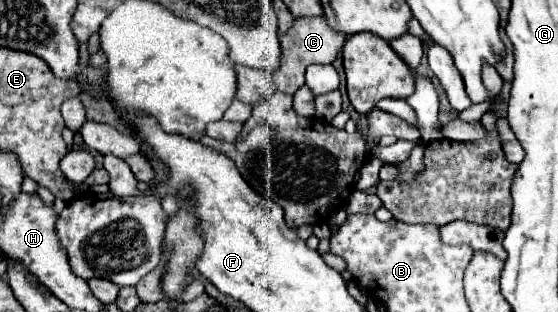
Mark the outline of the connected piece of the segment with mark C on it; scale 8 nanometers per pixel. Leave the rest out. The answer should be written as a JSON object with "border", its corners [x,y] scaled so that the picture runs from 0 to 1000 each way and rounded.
{"border":[[[559,51],[559,58],[534,58],[527,83],[502,115],[502,147],[505,147],[505,212],[487,237],[487,256],[495,263],[495,282],[509,301],[527,301],[541,269],[545,269],[545,224],[556,205],[588,205],[599,199],[609,154],[620,135],[620,109],[595,96],[584,77],[581,51]]]}

